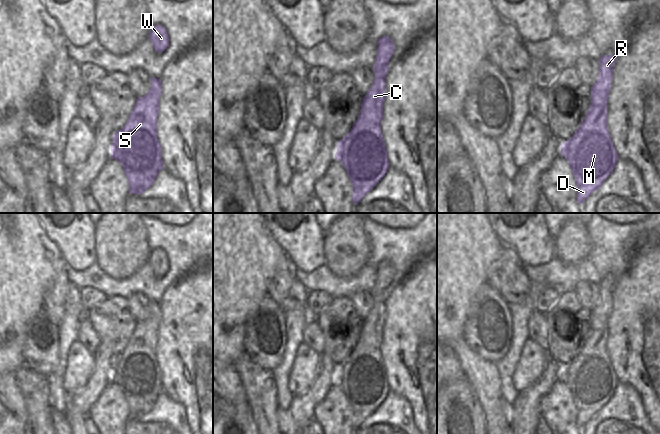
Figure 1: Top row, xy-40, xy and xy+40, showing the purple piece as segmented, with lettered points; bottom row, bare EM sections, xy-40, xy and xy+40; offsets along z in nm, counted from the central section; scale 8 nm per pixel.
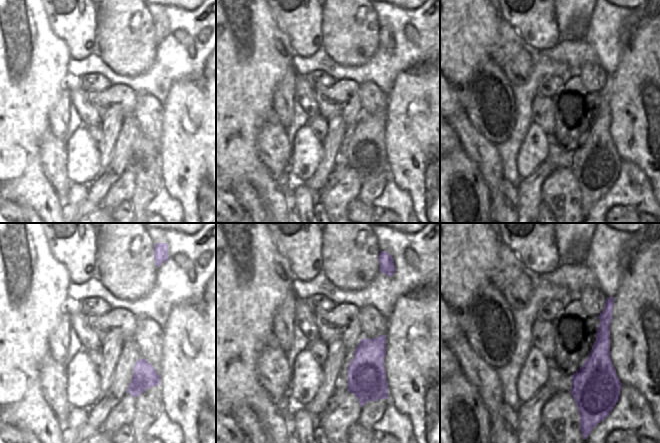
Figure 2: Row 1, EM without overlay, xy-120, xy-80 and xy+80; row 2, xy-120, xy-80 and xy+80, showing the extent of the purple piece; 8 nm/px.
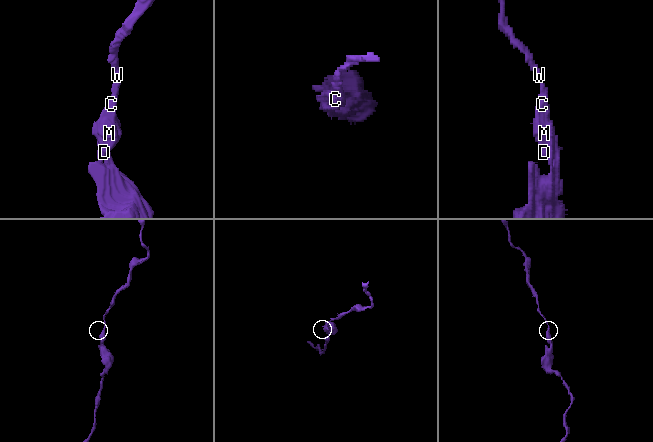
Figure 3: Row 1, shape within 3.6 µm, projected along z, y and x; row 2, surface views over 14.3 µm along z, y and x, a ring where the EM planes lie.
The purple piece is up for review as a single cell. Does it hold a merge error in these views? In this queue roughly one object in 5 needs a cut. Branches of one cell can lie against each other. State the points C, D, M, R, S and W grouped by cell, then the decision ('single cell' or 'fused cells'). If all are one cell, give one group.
C D M R S W; single cell

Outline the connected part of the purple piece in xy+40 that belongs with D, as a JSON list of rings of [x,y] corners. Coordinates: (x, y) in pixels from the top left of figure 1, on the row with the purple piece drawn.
[[[604,55],[599,59],[599,76],[591,87],[589,110],[573,136],[561,144],[561,155],[569,162],[577,184],[577,202],[581,205],[613,172],[619,158],[607,130],[607,100],[617,55]]]

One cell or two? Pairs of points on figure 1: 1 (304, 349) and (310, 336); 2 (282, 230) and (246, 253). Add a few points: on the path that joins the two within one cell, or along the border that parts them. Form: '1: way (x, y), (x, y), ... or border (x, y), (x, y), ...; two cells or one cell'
1: border (303, 340), (320, 355); two cells
2: border (266, 223), (272, 237), (282, 248), (286, 256); two cells

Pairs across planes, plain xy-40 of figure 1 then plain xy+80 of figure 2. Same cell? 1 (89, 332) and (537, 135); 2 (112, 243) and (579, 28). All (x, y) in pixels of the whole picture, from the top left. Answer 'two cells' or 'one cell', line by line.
1: two cells
2: one cell

